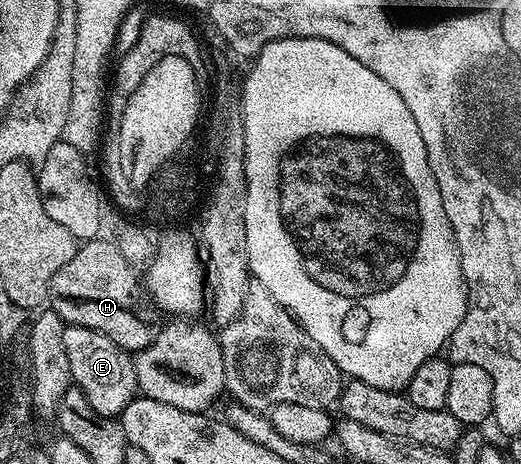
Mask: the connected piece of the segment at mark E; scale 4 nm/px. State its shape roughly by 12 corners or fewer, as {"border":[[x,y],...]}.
{"border":[[65,325],[75,386],[116,418],[137,397],[129,351],[94,328]]}

